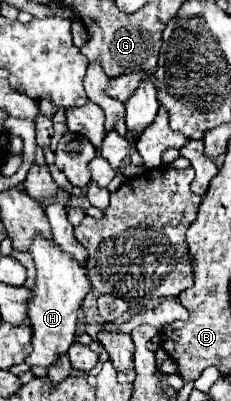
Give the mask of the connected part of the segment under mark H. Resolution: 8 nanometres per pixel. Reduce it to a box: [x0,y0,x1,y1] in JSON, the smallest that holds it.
[26,236,92,368]

